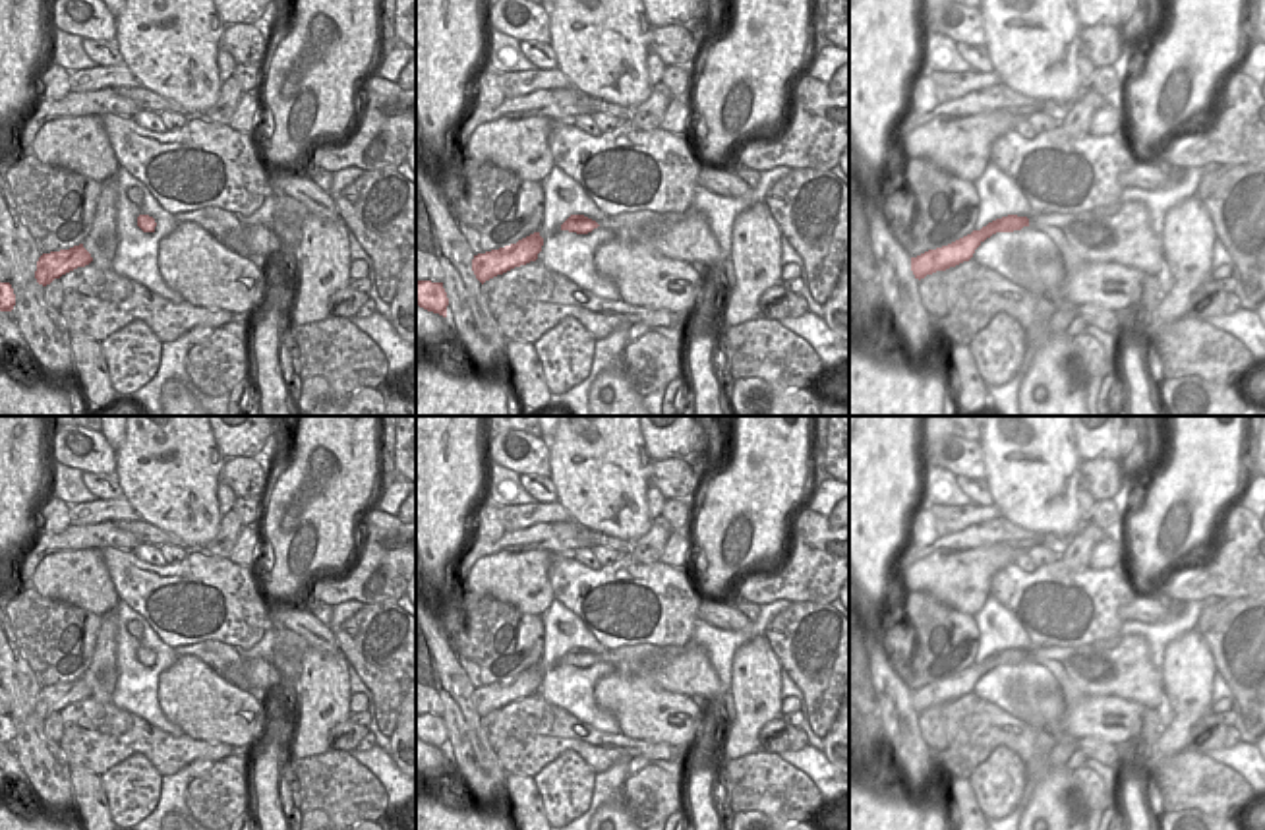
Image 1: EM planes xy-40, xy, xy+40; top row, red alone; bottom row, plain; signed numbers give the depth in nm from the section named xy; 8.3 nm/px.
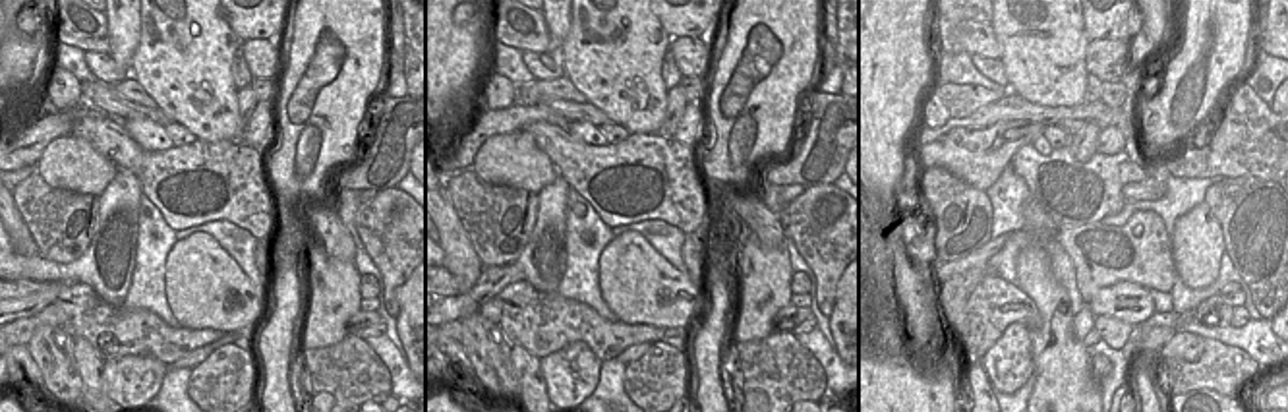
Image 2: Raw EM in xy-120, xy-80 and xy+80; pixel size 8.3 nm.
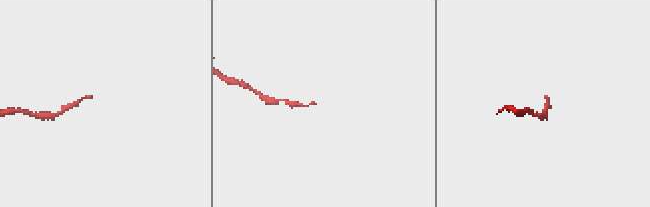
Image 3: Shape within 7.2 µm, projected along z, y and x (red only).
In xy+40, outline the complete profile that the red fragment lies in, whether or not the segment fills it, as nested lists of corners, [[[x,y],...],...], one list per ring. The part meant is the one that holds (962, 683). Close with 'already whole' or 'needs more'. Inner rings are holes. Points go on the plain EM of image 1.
[[[1128,635],[1112,650],[1097,650],[1093,644],[1008,648],[948,679],[911,691],[911,704],[919,714],[946,704],[969,695],[992,667],[1014,666],[1023,660],[1044,666],[1056,677],[1066,706],[1075,704],[1081,697],[1120,697],[1157,710],[1164,697],[1162,675],[1151,662],[1147,640],[1139,635]]]; needs more

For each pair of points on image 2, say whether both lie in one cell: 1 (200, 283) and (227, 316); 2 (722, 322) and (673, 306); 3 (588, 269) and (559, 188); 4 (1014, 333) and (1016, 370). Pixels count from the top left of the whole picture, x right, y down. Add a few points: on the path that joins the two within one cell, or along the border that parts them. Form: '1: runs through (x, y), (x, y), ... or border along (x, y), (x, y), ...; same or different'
1: runs through (207, 291), (223, 308); same
2: border along (704, 277), (706, 312), (701, 318); different
3: border along (571, 188), (565, 219), (567, 256); different
4: runs through (1014, 343), (1014, 360); same

